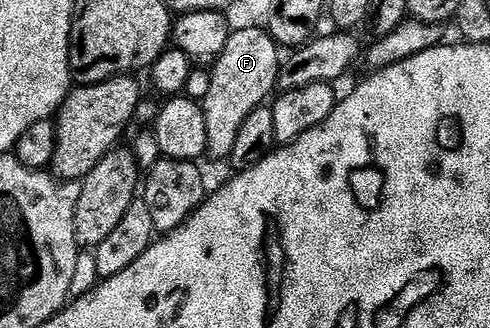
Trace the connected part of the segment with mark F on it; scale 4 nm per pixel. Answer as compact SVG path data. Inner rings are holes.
M262 26L231 33L225 51L211 67L209 91L201 101L209 157L223 160L230 158L233 144L237 141L237 132L249 113L264 104L270 98L269 93L276 90L281 64L278 52L279 46Z

